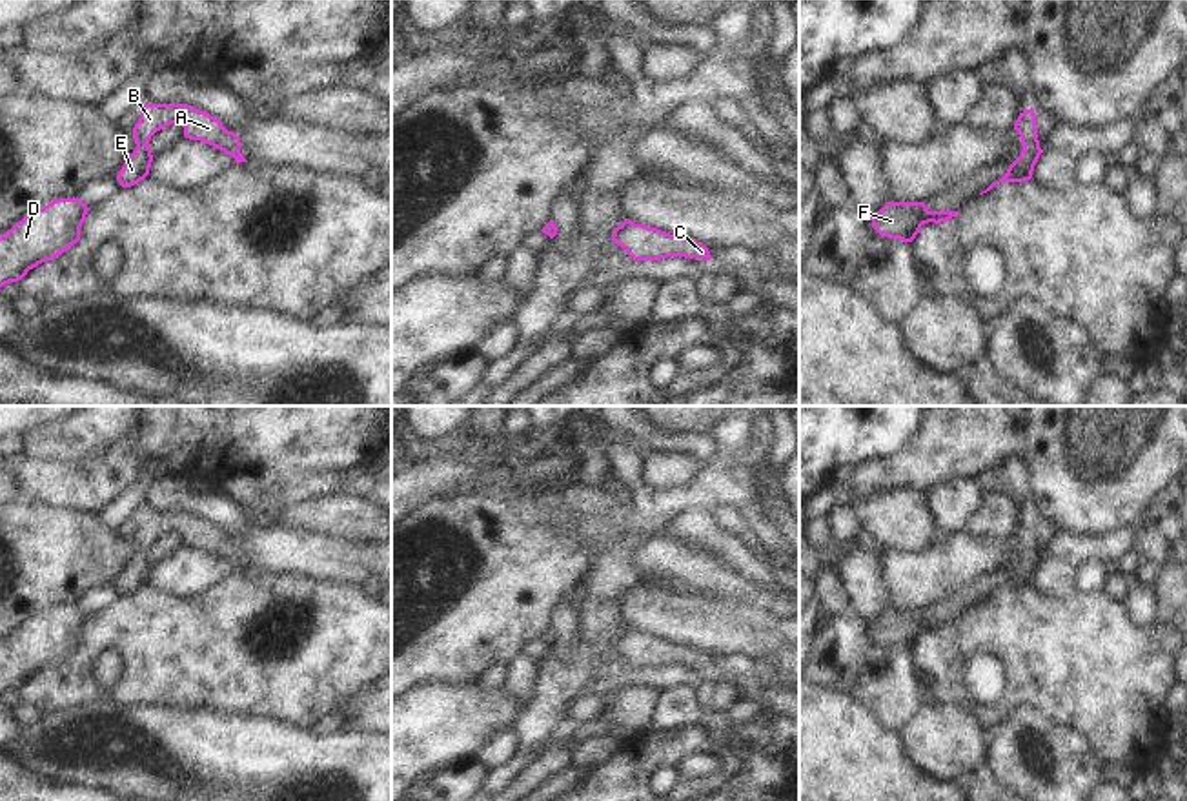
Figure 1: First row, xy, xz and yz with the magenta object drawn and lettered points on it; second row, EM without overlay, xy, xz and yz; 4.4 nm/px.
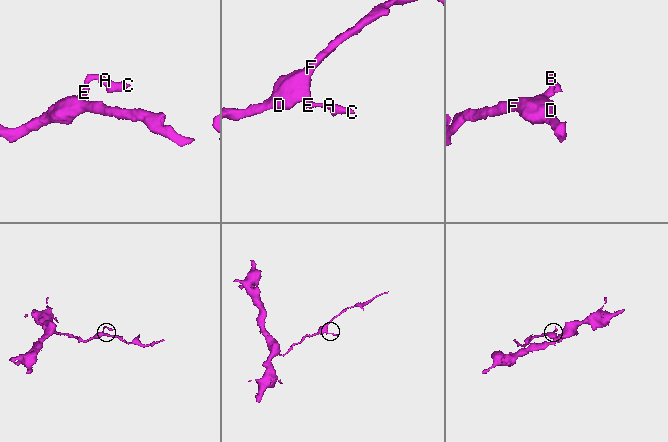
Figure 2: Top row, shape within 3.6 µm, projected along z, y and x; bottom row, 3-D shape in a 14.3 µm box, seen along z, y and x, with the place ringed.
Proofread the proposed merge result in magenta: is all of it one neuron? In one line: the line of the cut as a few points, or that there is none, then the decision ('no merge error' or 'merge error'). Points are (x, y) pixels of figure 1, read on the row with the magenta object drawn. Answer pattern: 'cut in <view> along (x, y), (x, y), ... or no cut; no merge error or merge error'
no cut; no merge error

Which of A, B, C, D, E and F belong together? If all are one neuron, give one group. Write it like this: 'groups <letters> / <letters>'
groups A B C D E F

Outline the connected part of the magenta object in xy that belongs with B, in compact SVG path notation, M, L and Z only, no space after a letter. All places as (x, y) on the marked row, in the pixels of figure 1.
M144 104L133 127L137 149L117 175L122 188L135 186L149 175L153 155L147 144L157 131L171 124L182 126L186 138L209 144L233 157L237 164L248 162L240 153L240 138L209 113L188 104Z

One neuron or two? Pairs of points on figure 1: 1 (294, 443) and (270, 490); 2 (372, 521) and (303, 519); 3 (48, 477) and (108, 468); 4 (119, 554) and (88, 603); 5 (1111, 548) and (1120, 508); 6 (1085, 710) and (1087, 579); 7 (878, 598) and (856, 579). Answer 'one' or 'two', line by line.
1: two
2: one
3: one
4: two
5: two
6: two
7: one

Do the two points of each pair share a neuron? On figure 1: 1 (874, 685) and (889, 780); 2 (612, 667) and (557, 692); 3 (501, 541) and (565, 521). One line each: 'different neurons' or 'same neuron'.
1: different neurons
2: same neuron
3: different neurons

